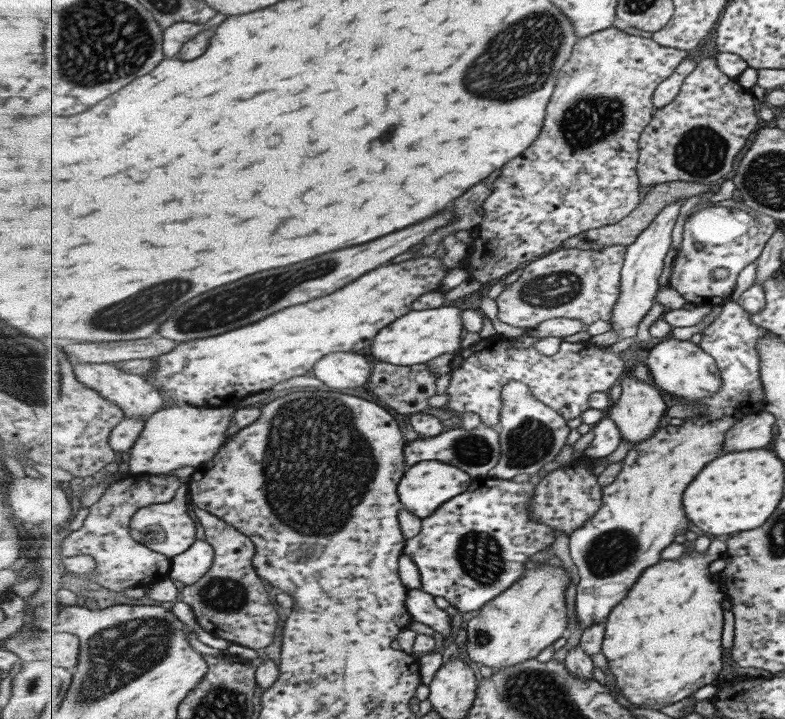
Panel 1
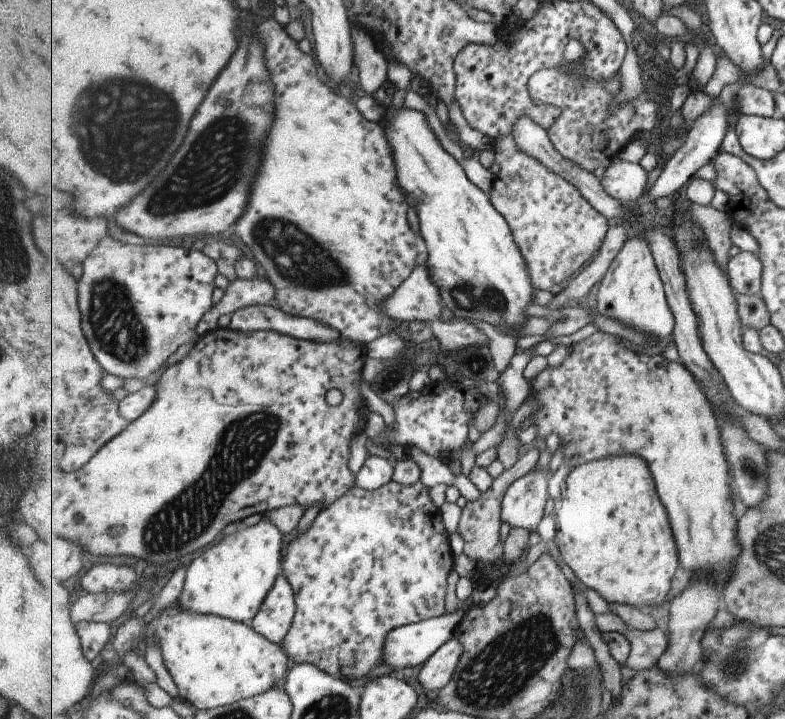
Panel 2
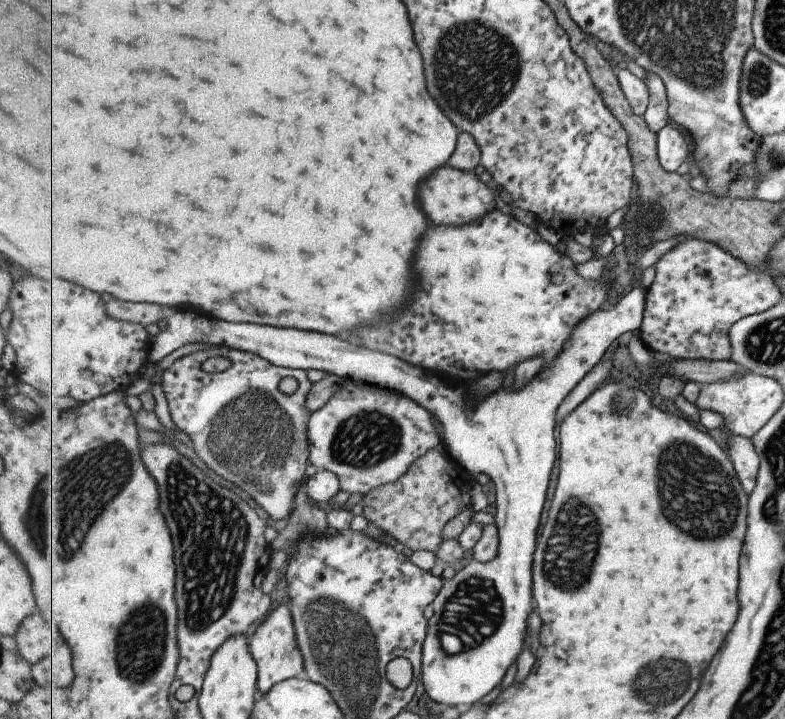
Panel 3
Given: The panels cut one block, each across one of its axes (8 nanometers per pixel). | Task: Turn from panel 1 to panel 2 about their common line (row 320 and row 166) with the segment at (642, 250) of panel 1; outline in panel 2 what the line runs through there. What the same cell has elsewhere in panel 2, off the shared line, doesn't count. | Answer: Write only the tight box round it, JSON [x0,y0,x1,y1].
[600,160,649,205]

